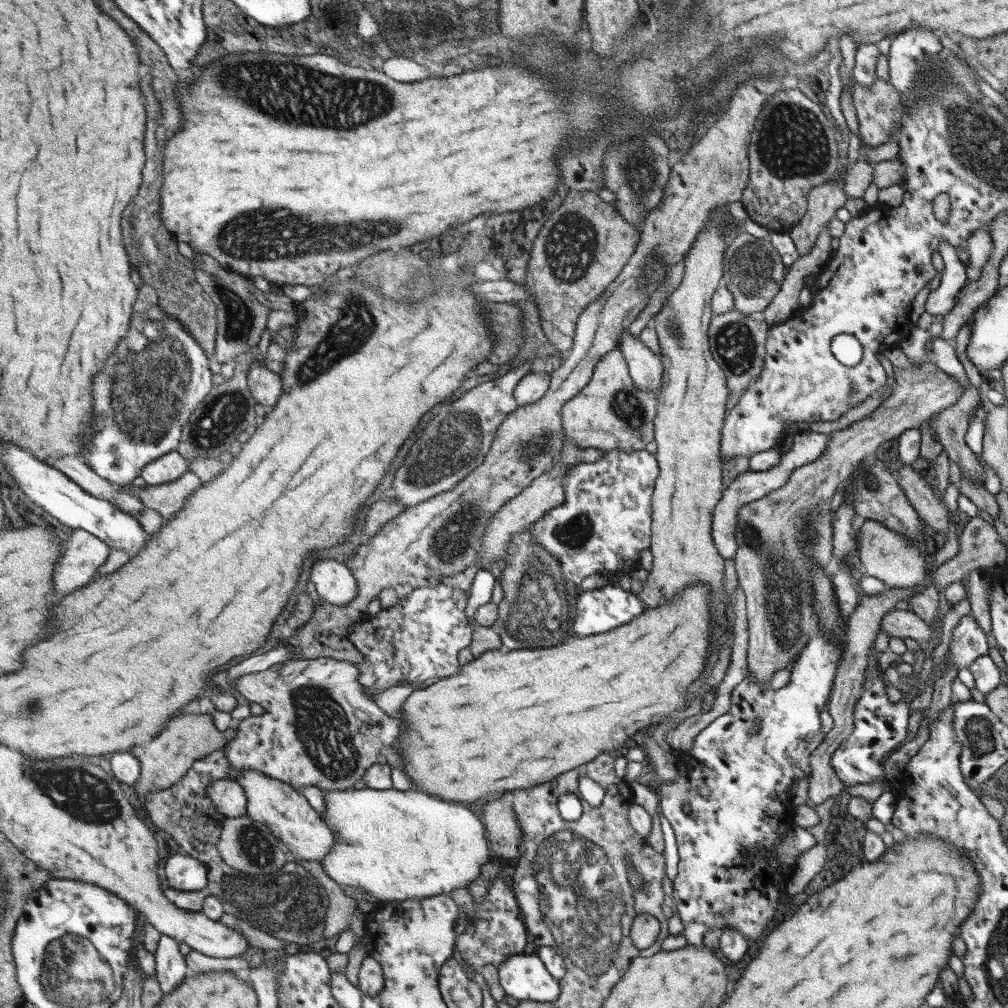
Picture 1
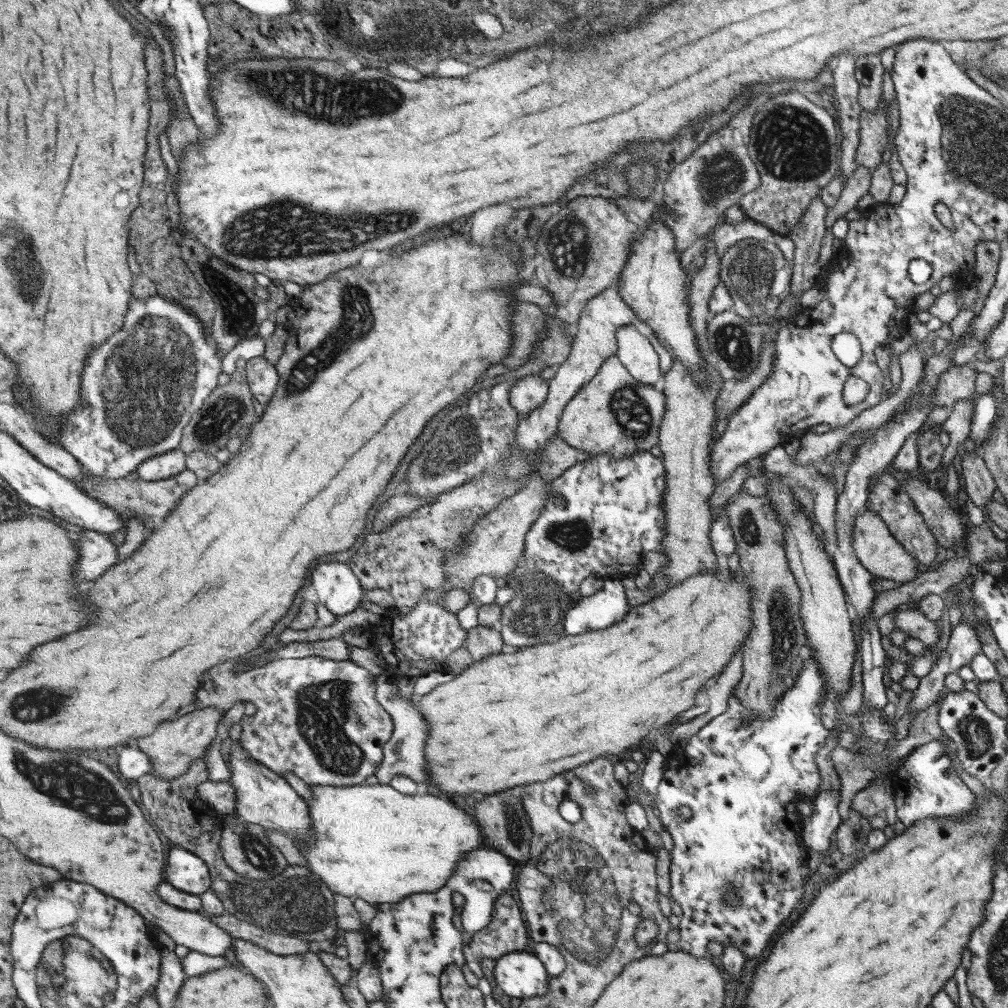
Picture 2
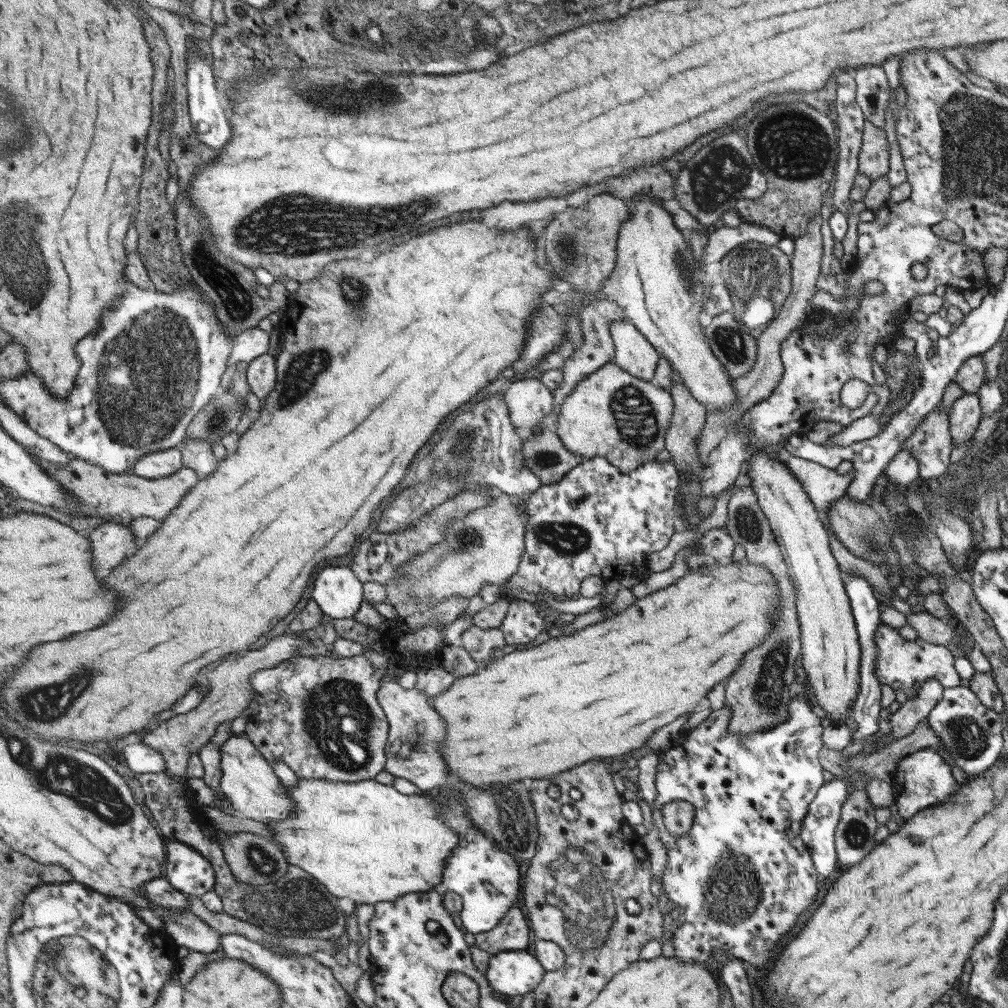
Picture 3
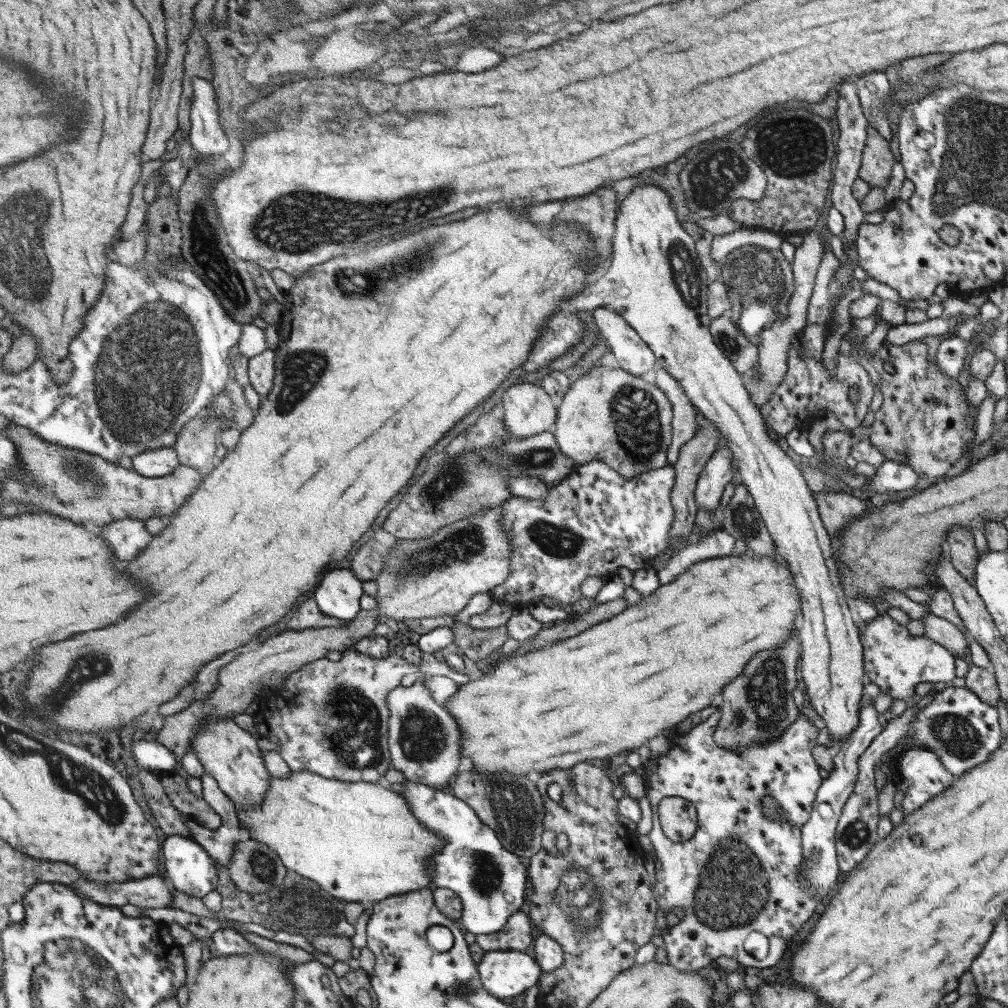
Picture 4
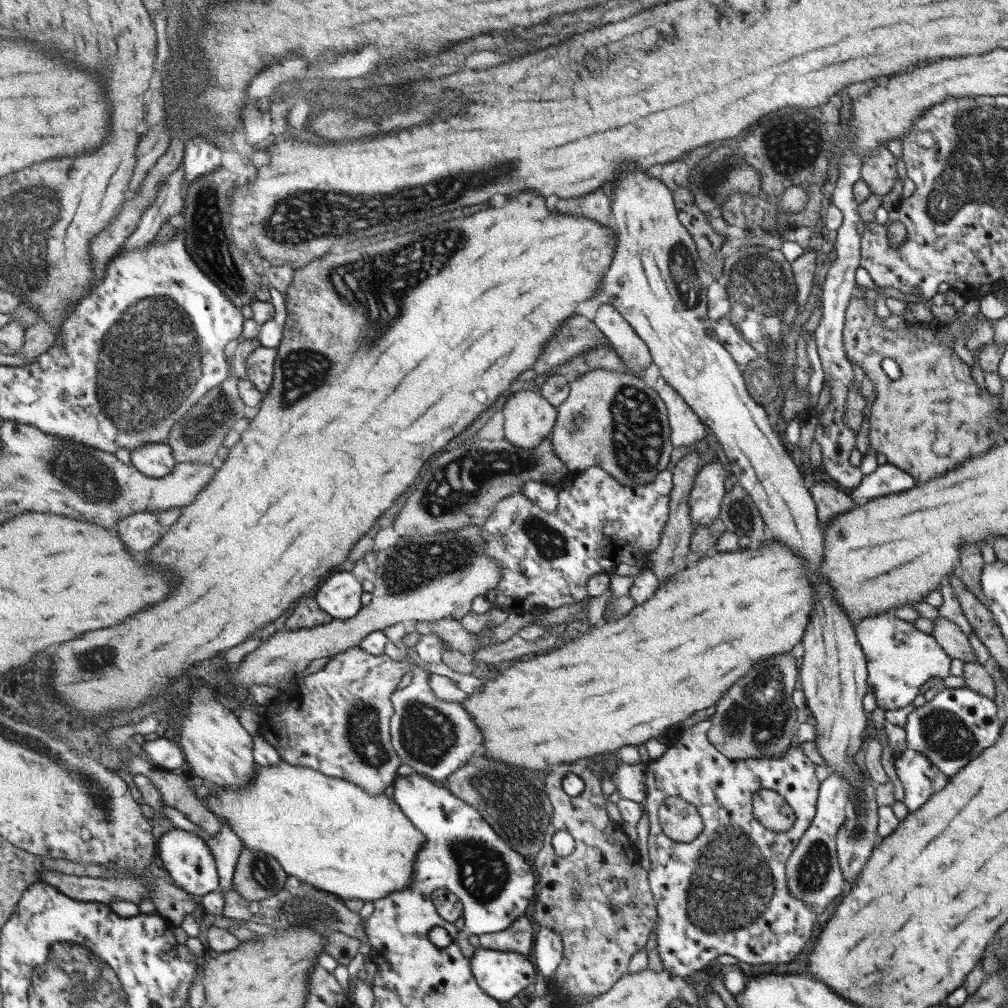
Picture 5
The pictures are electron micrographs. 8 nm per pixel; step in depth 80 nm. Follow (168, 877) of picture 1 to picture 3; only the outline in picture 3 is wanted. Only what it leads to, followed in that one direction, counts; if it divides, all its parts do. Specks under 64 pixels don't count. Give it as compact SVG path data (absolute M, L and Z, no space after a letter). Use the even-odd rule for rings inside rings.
M168 841L166 867L169 882L189 896L200 897L215 888L217 876L214 866L202 852L185 841Z

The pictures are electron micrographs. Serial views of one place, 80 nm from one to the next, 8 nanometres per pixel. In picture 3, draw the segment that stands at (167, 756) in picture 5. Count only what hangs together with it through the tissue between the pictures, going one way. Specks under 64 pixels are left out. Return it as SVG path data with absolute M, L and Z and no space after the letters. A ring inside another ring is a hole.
M143 741L125 746L122 759L125 759L129 769L138 775L167 772L164 754Z

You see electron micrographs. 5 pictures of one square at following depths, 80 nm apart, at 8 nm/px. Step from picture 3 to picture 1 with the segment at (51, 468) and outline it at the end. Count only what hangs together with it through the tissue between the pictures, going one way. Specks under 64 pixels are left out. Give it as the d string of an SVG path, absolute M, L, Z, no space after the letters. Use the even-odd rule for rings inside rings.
M189 470L181 478L167 484L148 485L147 489L135 486L119 487L119 489L138 496L147 508L156 510L166 521L173 519L185 506L187 499L203 484L199 476Z

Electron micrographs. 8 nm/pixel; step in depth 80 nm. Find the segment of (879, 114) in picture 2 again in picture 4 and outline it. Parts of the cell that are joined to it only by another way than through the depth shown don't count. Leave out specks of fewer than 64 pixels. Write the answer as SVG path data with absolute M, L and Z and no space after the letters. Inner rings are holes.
M867 126L858 178L871 187L879 186L884 189L890 180L893 164L894 156L889 151L888 142L873 127Z

